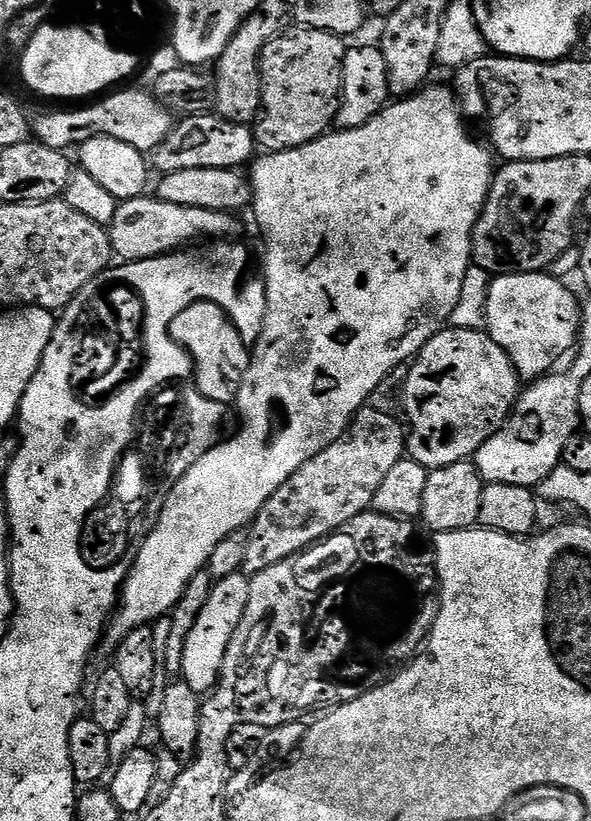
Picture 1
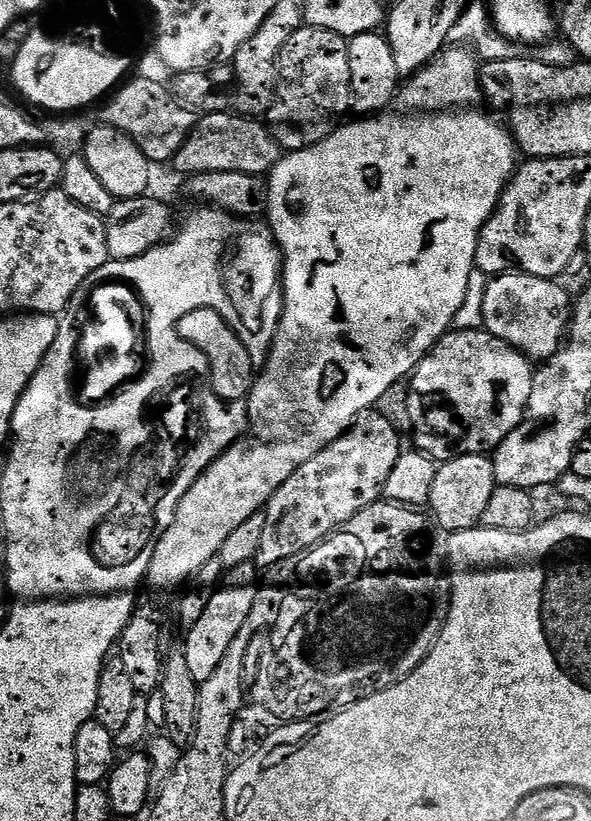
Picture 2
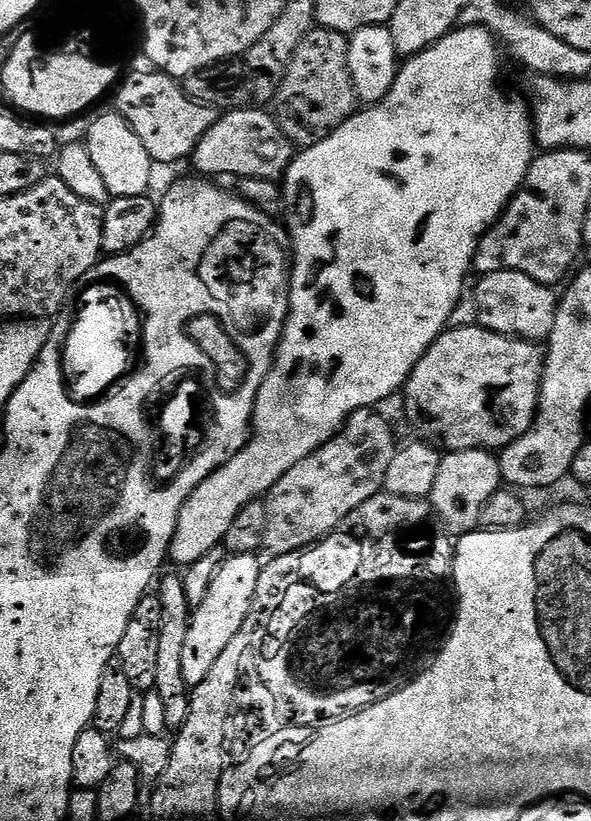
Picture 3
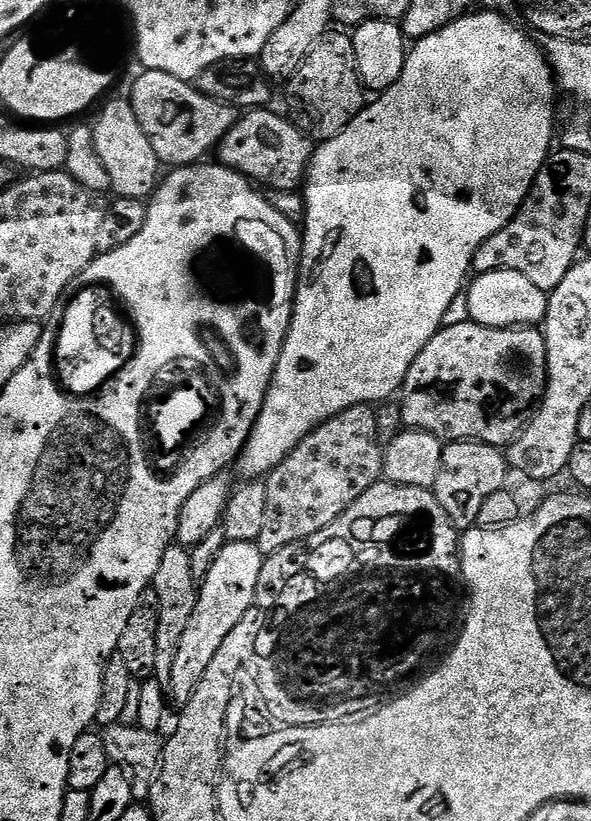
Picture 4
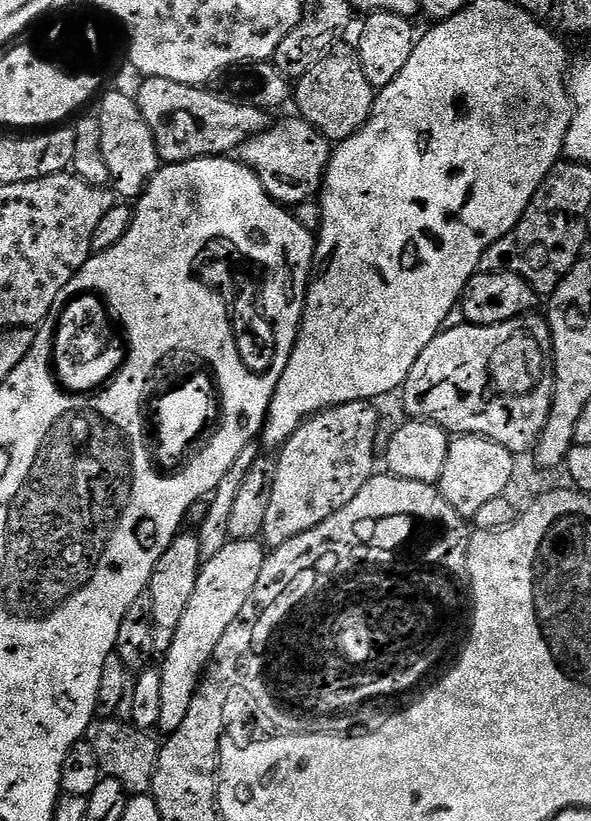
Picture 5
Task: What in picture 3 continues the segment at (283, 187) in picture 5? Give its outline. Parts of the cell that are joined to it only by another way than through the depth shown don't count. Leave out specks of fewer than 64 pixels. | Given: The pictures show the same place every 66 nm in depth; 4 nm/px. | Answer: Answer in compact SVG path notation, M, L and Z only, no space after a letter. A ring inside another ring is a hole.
M252 107L234 108L217 115L214 126L210 126L210 130L202 136L202 142L198 142L190 157L190 164L200 171L197 173L201 177L234 176L279 181L288 171L294 147L288 141L287 134L280 129L281 121L276 121L260 108Z

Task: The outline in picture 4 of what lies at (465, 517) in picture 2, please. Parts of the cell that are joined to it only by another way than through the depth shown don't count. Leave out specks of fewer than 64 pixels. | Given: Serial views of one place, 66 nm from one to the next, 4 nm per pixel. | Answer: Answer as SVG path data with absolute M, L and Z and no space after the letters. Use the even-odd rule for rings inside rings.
M461 440L447 445L442 454L442 466L434 485L437 502L446 510L450 522L458 530L476 527L478 514L490 494L505 491L510 473L510 461L494 444L479 444L476 440Z

